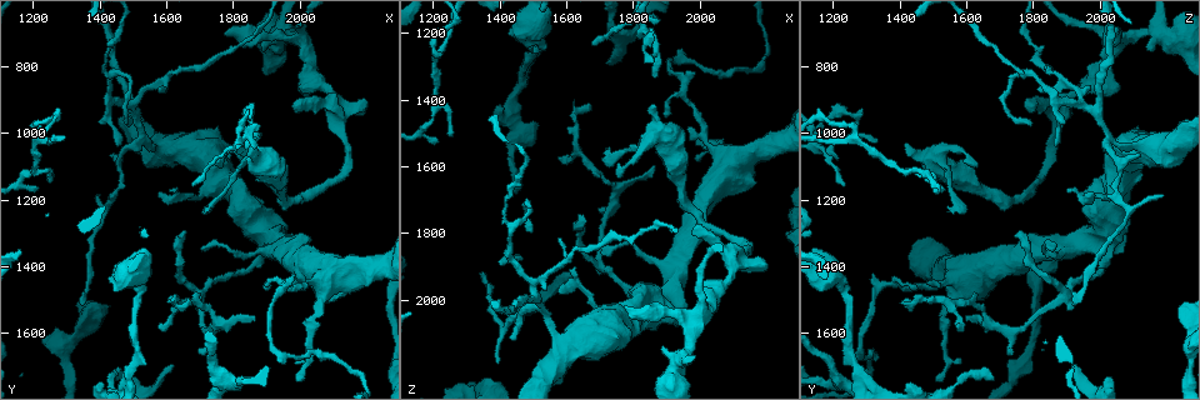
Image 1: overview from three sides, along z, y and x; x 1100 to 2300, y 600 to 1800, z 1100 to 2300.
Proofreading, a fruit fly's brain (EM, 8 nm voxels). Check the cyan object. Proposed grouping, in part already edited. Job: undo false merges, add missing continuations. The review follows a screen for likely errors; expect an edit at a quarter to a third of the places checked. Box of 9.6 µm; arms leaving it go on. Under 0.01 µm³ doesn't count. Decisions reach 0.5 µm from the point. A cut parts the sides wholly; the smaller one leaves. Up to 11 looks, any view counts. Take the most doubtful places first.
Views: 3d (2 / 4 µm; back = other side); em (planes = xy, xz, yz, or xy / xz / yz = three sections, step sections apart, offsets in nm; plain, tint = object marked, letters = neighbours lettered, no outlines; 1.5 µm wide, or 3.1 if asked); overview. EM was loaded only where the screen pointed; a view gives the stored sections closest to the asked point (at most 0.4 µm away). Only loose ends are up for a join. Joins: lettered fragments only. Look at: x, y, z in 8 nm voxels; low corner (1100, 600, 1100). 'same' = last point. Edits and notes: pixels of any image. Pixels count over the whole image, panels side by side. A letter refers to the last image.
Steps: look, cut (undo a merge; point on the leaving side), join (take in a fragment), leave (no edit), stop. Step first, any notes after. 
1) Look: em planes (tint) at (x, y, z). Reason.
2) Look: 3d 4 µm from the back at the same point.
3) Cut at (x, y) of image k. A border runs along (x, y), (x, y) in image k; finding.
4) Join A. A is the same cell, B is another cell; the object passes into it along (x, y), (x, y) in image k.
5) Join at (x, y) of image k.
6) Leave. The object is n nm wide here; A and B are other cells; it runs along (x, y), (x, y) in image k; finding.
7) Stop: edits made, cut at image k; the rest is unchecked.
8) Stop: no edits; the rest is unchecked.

Look: 3d 2 µm at (1770, 700, 2020). Branch stops here.

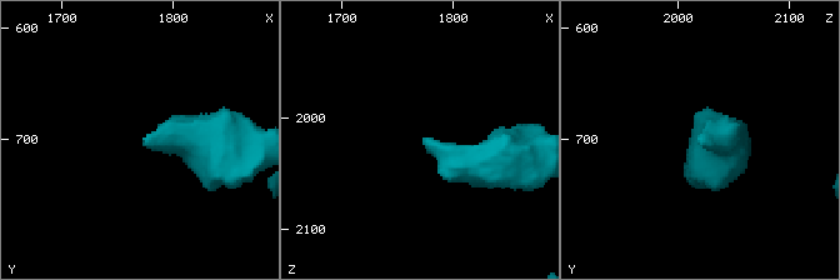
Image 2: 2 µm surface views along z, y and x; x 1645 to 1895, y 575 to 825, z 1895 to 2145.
Look: em xz step 8 (letters) at (1774, 704, 2020). Shape alone is not enough.

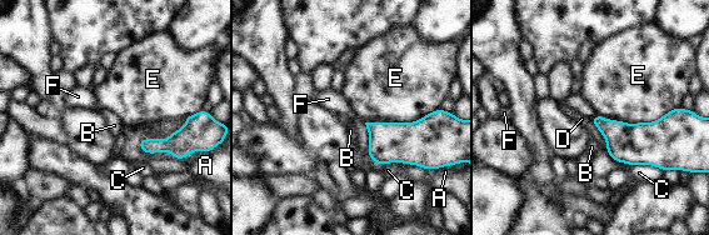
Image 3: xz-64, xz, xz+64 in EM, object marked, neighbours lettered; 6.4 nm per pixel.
Look: em planes (letters) at the same point.

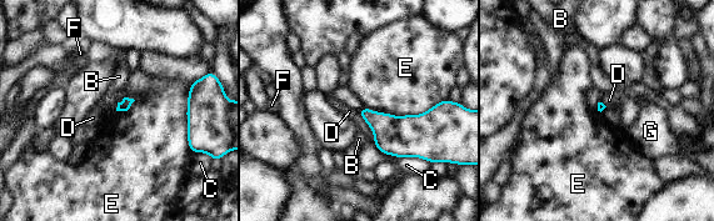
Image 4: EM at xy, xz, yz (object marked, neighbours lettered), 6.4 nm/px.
Leave. B, C, D, E, F and G are other cells; none of them fits.

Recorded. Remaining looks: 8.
Look: 3d 2 µm at (1510, 940, 2000). Four-way junction.

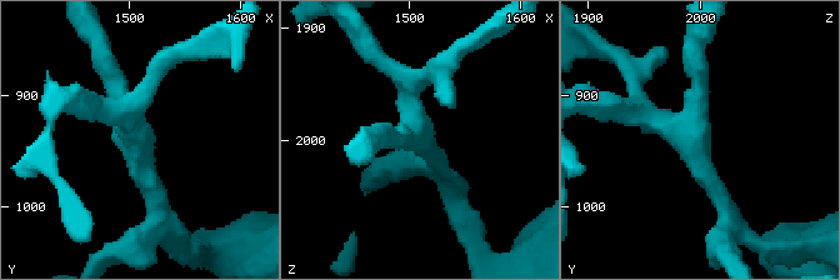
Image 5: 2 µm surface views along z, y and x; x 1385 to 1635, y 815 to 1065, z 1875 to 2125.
Look: em xz step 4 (tint) at (1504, 940, 1990).

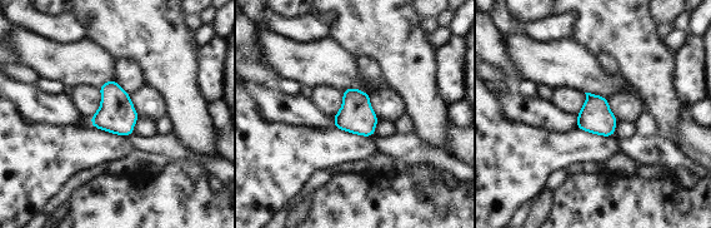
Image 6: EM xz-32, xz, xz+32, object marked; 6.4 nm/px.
Look: em xz step 4 (letters) at the same point.

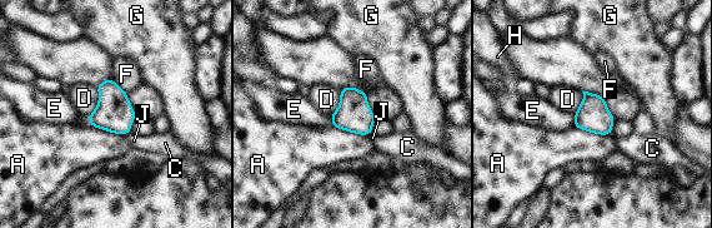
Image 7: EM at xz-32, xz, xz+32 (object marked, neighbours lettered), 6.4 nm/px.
Leave. The longest contact is with A, 260 nm; A, C, D, E, F, G, H and J are other cells; a border runs along (96, 87), (98, 105), (86, 115) in image 7; all the same cell.

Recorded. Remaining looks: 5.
Look: 3d 2 µm at (1480, 1730, 1280).

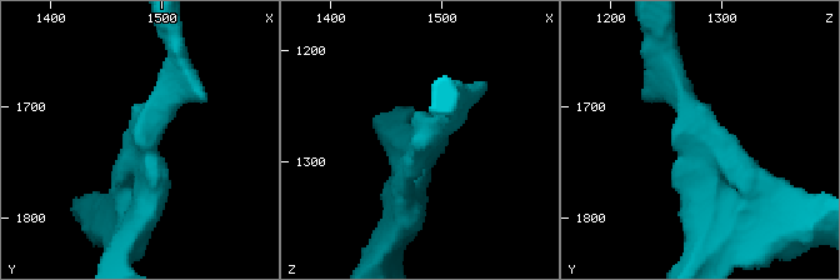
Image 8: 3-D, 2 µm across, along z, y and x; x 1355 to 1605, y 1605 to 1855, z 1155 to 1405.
Look: em planes (letters) at (1486, 1724, 1282). Shape alone is not enough.

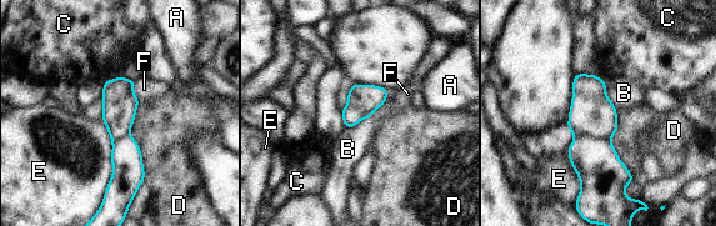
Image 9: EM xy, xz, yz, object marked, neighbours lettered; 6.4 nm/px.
Leave. A, B, C, D, E and F are other cells; it runs along (123, 80), (121, 179), (114, 187) in image 9; one cell here.

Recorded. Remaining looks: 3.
Look: em yz step 8 (tint) at (1810, 1190, 1970).

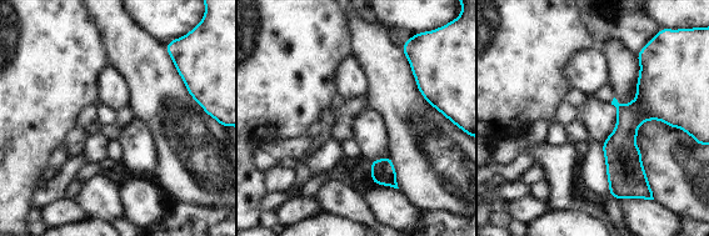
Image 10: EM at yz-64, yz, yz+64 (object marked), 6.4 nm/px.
Look: em planes (letters) at the same point.

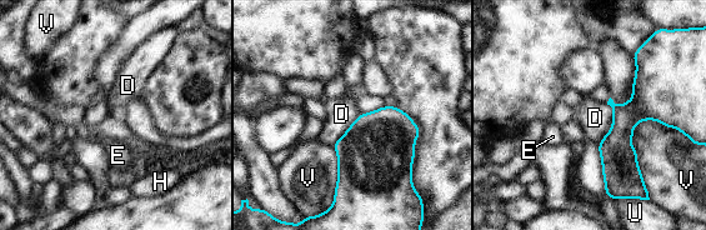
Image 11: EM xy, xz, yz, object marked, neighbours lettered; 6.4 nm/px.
Leave. D, E, H, U and V are other cells; a border runs along (609, 104), (611, 128), (597, 144) in image 11; no lettered fragment goes on from it.

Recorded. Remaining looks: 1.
Stop: no edits; the rest is unchecked.

